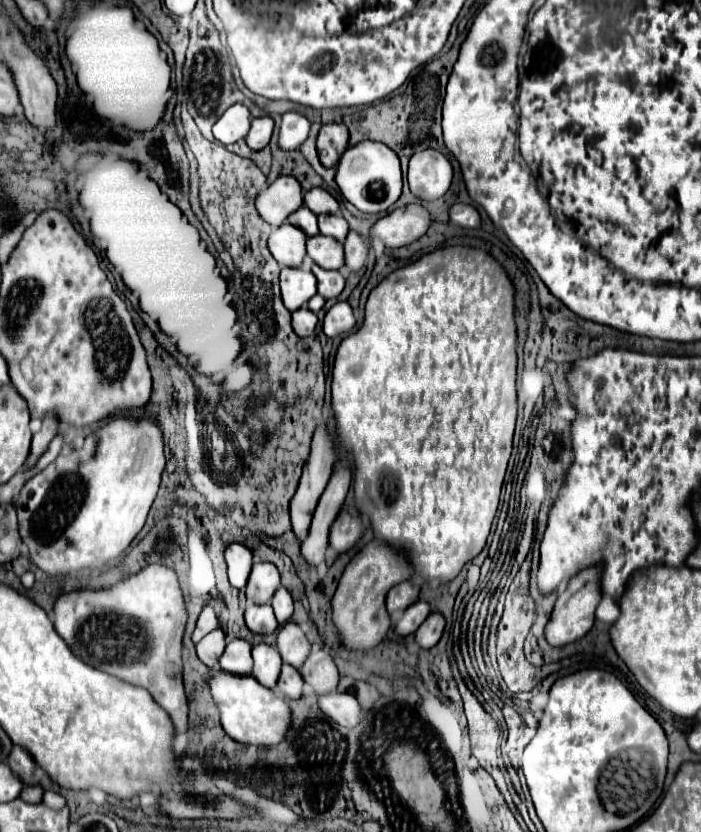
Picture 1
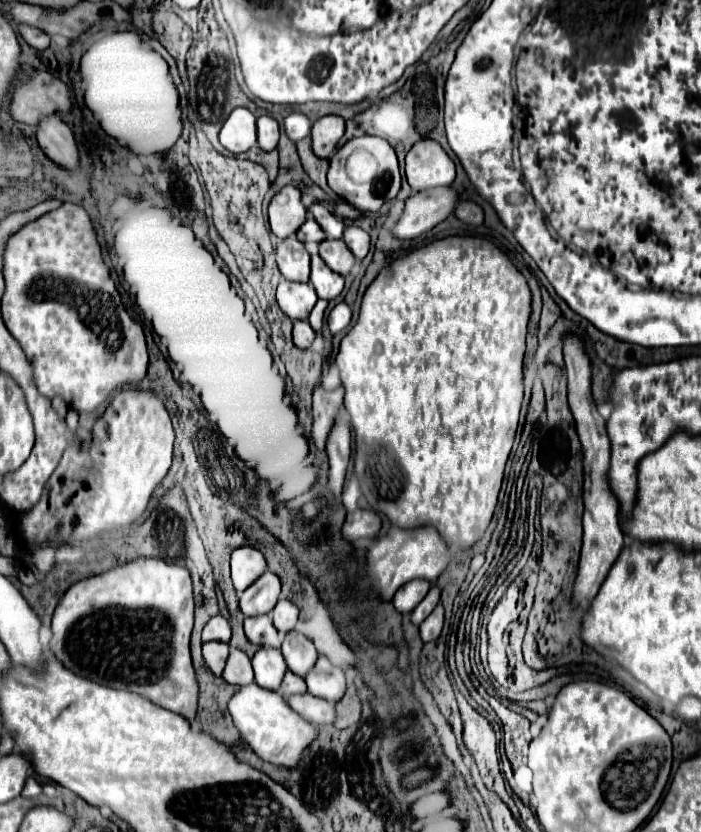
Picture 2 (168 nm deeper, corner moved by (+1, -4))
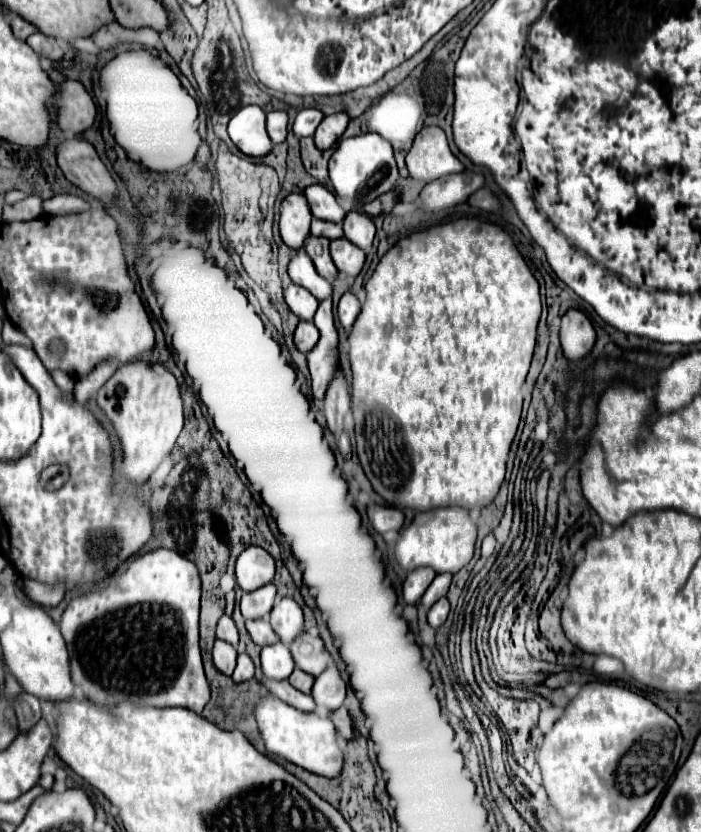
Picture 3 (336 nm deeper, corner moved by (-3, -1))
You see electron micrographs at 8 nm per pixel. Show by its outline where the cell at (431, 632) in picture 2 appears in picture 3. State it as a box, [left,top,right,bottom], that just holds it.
[428,597,450,629]

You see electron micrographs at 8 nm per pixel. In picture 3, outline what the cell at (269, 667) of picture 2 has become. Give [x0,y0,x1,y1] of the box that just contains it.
[262,643,294,679]

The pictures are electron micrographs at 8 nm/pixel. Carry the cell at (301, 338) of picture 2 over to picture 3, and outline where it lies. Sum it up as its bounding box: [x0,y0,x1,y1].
[294,321,320,353]

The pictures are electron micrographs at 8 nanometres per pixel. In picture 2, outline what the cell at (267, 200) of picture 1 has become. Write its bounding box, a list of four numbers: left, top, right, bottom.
[268,186,306,240]

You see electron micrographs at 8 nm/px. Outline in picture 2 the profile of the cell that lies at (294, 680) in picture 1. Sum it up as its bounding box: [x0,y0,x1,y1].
[280,670,306,696]

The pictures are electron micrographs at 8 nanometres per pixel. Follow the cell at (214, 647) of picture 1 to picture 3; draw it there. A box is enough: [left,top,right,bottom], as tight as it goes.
[212,639,236,675]

